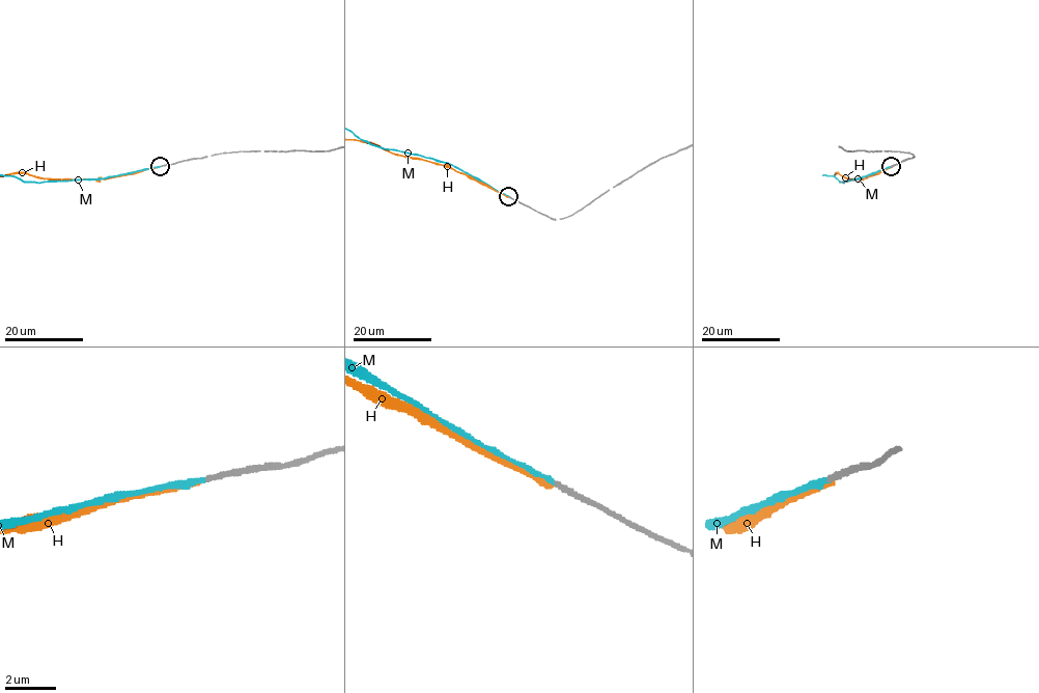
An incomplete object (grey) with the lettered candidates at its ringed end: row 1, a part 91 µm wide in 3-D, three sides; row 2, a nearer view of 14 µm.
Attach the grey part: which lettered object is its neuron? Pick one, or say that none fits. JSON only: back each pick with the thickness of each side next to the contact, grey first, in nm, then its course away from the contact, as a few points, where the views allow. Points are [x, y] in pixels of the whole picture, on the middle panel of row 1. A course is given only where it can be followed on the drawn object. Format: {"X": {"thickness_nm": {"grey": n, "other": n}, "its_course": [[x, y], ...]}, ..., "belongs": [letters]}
{"M": {"thickness_nm": {"grey": 200, "other": 200}}, "belongs": ["M"]}

